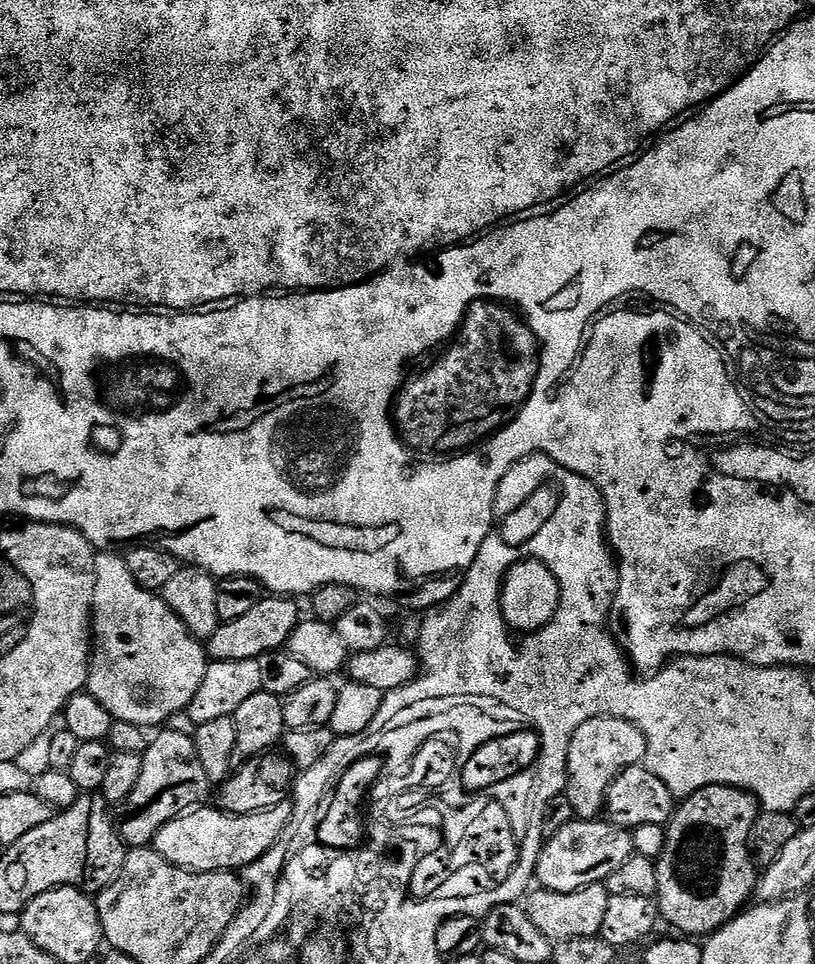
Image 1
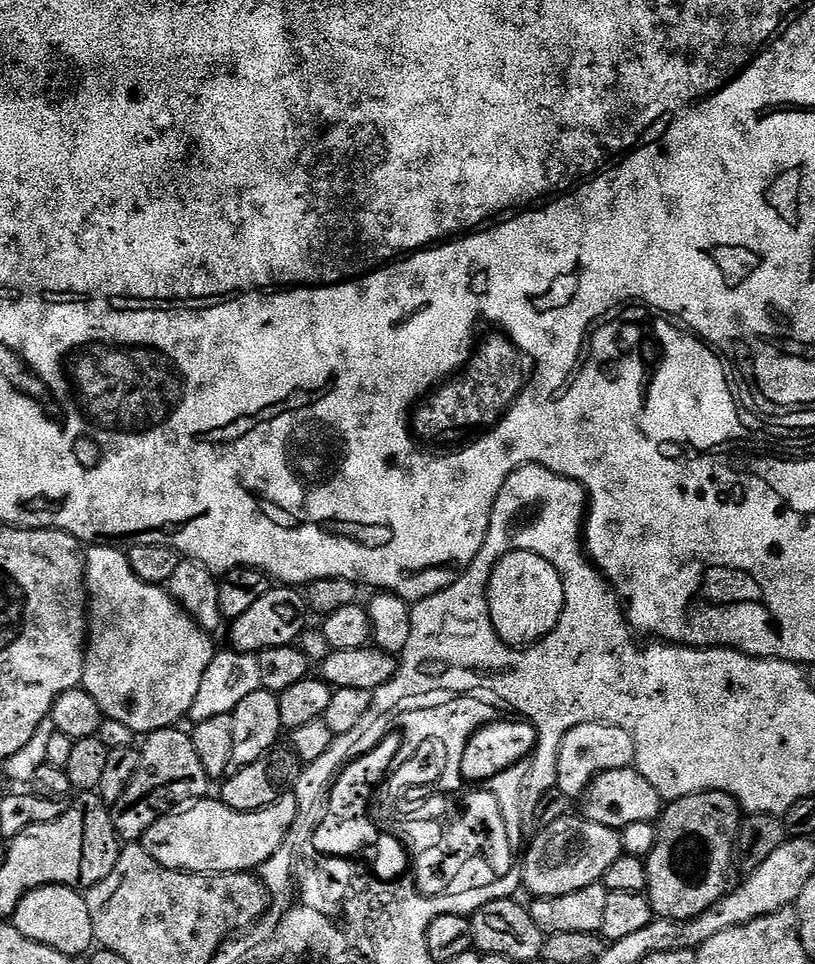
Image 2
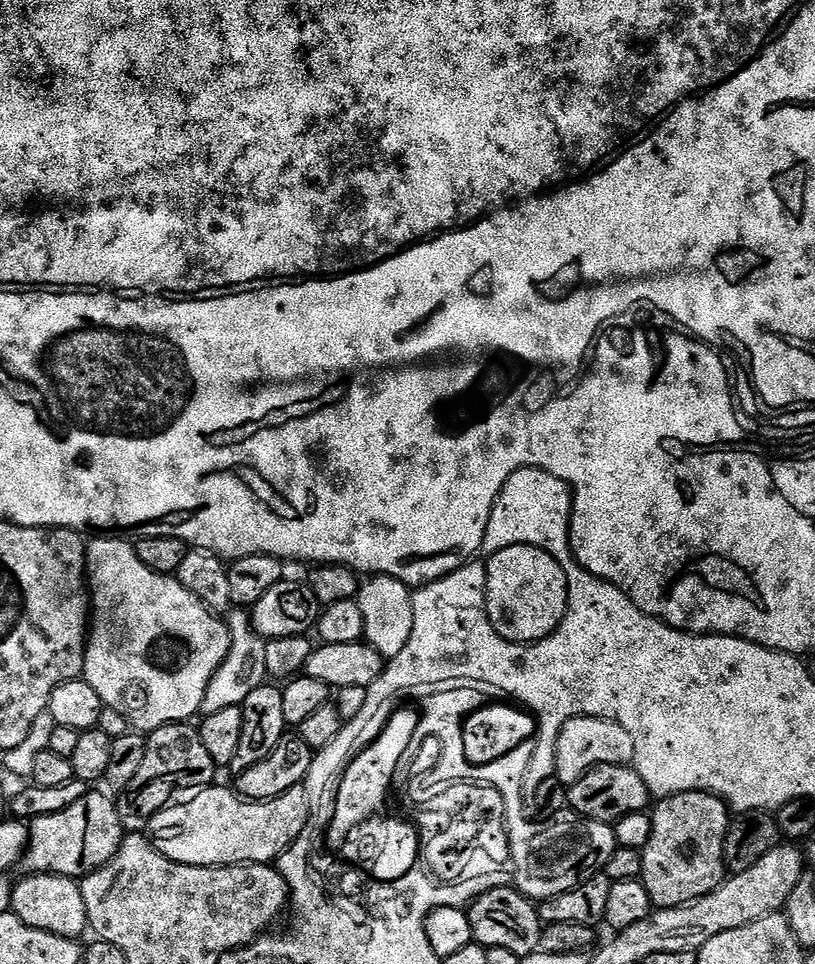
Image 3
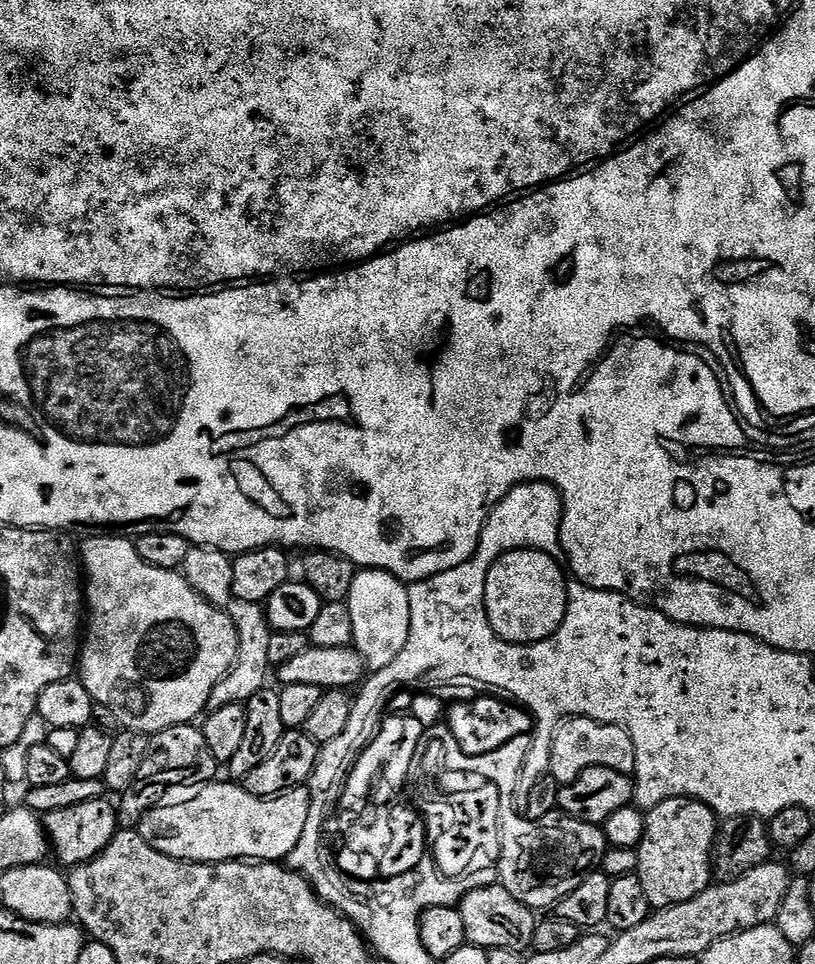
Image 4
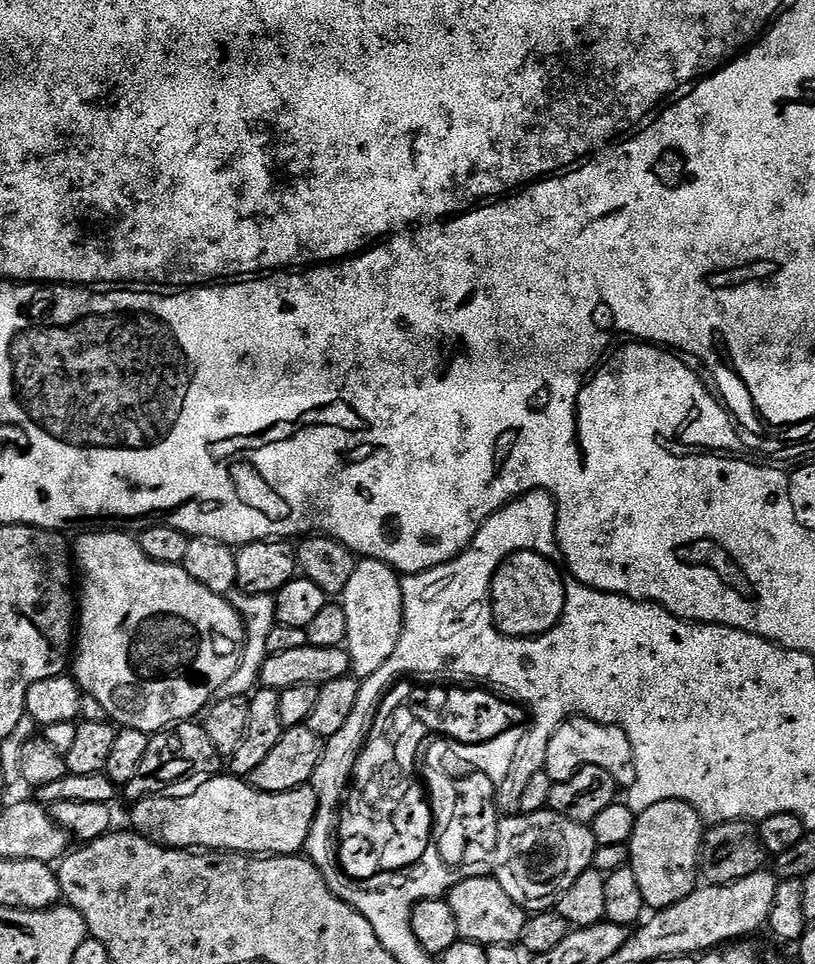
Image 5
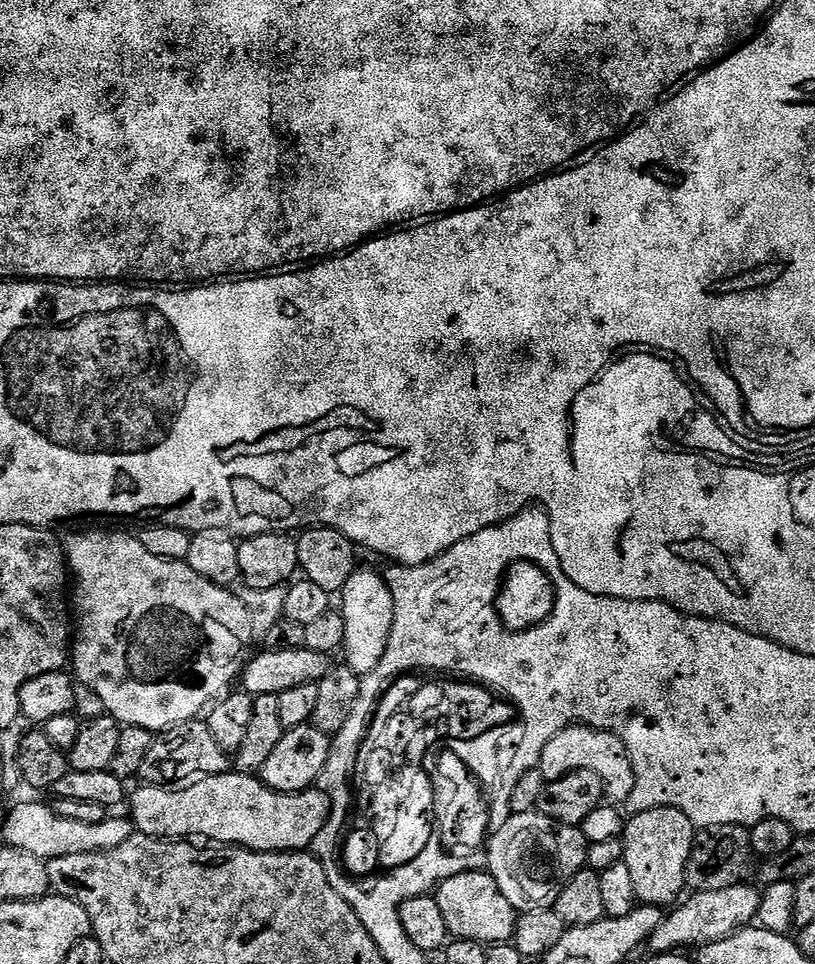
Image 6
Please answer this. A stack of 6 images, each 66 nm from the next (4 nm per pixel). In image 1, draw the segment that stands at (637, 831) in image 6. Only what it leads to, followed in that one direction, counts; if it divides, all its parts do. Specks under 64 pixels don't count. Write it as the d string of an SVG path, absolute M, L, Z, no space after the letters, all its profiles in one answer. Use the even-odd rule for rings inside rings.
M715 784L714 786L706 786L702 790L698 790L694 794L683 797L677 803L676 812L672 815L671 820L668 821L664 833L666 834L666 846L662 846L662 854L656 857L656 873L658 874L658 890L655 894L655 901L660 906L660 915L663 923L666 925L673 924L677 928L677 933L683 934L688 938L707 938L716 932L719 928L729 924L731 920L735 920L741 912L745 911L746 905L755 897L756 882L758 879L758 864L754 859L754 853L750 847L752 839L752 827L754 822L760 816L762 809L755 796L751 792L735 788L729 784Z

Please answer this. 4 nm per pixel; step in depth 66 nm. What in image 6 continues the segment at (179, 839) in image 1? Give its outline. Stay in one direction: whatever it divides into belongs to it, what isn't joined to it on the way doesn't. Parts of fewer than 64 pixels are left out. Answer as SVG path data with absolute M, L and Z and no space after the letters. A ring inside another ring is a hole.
M229 770L222 776L207 776L201 780L194 780L191 784L183 786L173 786L170 788L160 788L157 784L144 784L136 793L131 793L130 804L132 800L132 813L130 819L134 825L137 833L145 836L155 836L166 840L179 840L181 838L196 838L192 836L201 836L201 841L211 842L216 846L223 846L225 844L235 844L242 848L253 848L256 852L299 852L301 850L311 849L314 838L318 838L318 830L322 830L322 826L326 826L328 821L328 813L330 805L328 803L328 795L320 791L319 787L313 786L306 792L275 792L270 790L262 783L255 775L241 774L235 770Z

